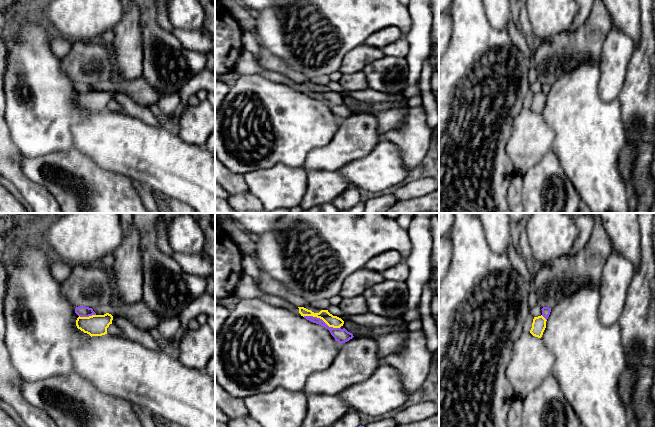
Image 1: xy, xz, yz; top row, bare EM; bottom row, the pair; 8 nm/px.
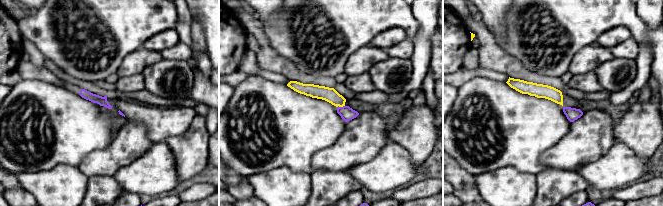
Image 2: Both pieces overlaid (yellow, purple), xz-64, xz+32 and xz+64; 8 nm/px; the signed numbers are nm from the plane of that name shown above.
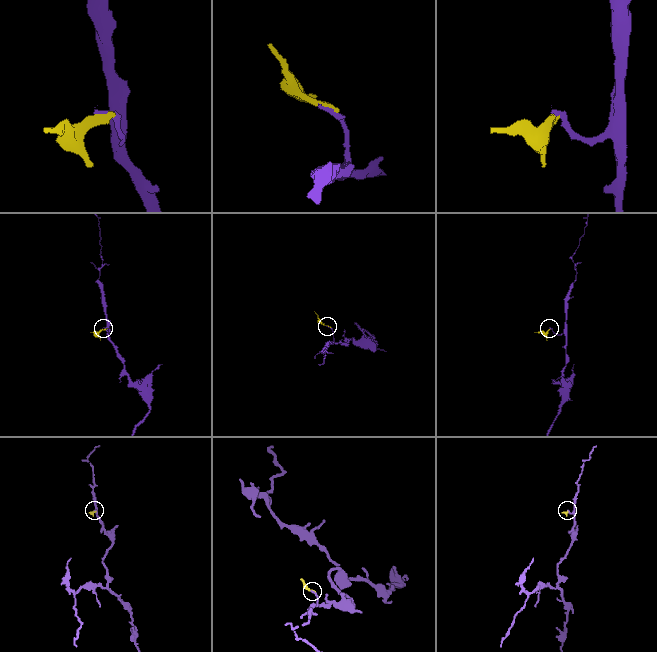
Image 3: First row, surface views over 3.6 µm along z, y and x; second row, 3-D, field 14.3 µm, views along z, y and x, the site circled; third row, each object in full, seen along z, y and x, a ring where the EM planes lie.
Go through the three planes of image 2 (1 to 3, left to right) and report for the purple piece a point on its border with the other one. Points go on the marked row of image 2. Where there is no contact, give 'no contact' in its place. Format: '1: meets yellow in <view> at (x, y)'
1: no contact
2: meets yellow in xz+32 at (340, 106)
3: no contact

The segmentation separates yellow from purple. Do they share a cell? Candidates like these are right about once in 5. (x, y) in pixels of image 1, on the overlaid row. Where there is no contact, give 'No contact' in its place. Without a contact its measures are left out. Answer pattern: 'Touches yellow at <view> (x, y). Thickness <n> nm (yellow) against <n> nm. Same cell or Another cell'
Touches yellow at xz (321, 318). Thickness 100 nm (yellow) against 110 nm. Another cell

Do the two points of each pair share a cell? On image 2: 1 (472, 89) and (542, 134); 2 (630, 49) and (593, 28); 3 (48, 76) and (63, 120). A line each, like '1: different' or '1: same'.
1: same
2: different
3: different

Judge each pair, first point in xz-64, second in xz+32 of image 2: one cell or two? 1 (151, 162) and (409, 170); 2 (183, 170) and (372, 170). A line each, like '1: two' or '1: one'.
1: one
2: two

